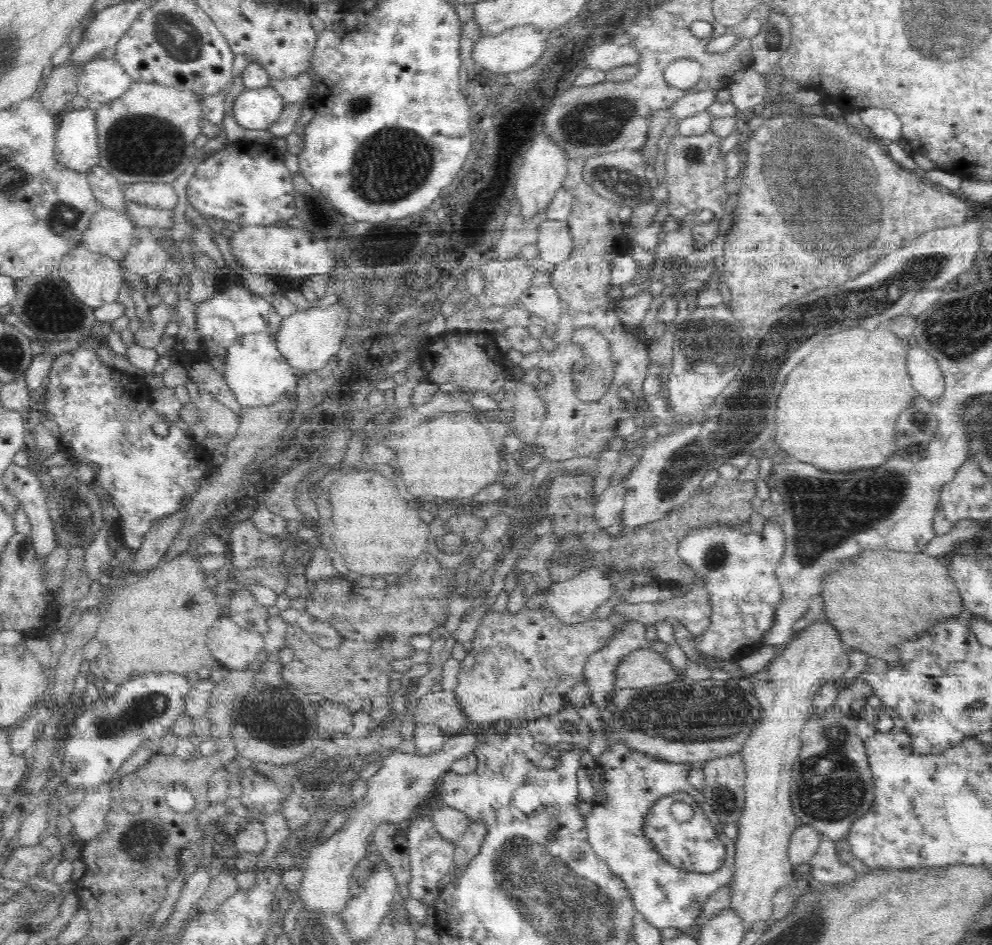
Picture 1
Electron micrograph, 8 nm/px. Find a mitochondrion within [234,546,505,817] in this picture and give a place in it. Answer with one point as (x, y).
(276, 715)

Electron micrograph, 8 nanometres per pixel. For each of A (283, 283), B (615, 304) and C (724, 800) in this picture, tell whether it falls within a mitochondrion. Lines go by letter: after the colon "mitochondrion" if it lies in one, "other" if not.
A: other
B: other
C: mitochondrion

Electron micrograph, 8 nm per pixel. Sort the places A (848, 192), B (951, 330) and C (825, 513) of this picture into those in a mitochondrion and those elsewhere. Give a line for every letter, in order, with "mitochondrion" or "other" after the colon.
A: mitochondrion
B: mitochondrion
C: mitochondrion

